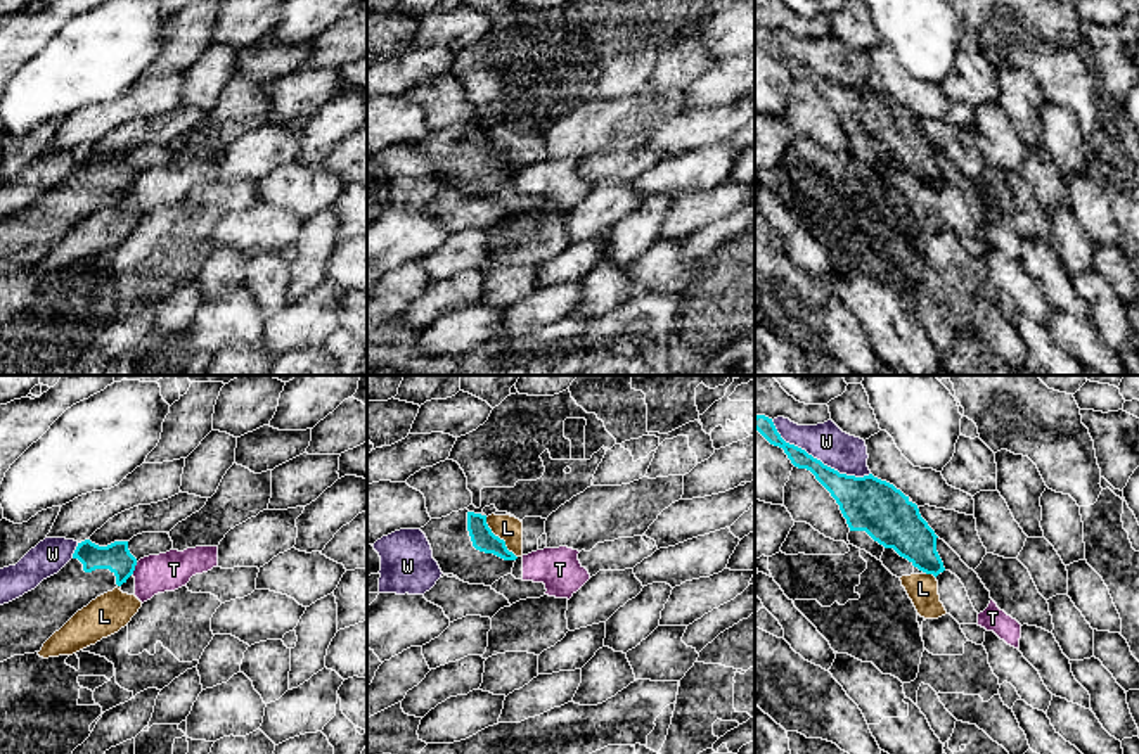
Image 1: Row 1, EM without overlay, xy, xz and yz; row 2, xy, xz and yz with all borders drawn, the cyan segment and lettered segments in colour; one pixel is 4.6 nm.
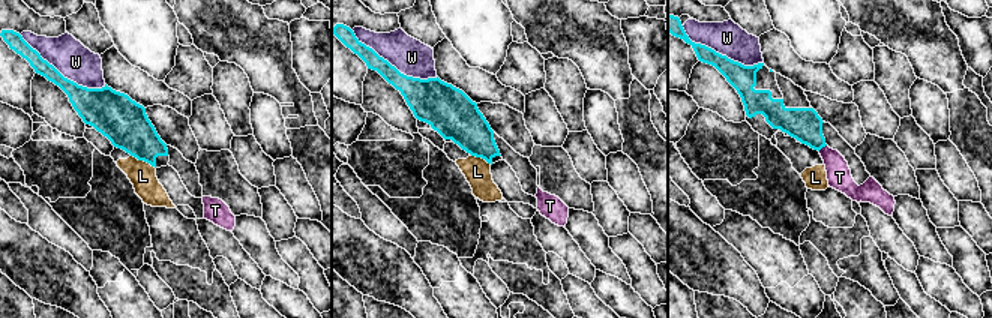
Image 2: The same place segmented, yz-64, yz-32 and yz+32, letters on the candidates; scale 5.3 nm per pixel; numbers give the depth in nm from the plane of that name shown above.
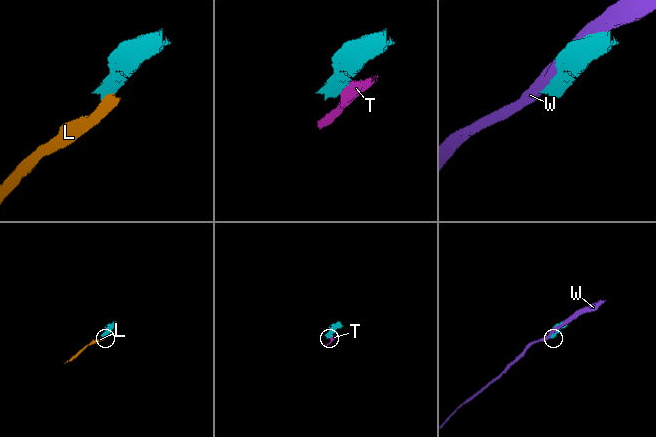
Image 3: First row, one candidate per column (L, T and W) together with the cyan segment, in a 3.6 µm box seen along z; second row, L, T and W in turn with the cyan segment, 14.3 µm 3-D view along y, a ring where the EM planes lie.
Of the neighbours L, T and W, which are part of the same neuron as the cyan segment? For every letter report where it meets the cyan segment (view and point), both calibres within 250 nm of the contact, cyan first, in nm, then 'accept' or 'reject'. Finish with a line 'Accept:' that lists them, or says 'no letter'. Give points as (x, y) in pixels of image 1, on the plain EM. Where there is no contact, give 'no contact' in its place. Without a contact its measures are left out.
L: meets cyan in xz at (497, 149); 110 nm thick on the cyan side, 120 nm on the other; reject
T: meets cyan in xy at (134, 180); 140 nm thick on the cyan side, 180 nm on the other; reject
W: meets cyan in yz at (816, 71); 180 nm thick on the cyan side, 180 nm on the other; reject
Accept: no letter

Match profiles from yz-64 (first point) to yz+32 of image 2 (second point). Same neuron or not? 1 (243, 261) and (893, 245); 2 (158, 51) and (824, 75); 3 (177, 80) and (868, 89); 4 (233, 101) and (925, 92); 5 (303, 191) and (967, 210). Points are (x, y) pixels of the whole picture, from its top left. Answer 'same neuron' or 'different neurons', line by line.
1: same neuron
2: different neurons
3: different neurons
4: different neurons
5: different neurons

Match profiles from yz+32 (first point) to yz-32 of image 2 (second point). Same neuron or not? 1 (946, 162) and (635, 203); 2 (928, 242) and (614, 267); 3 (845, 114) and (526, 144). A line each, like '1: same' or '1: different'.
1: same
2: same
3: same

